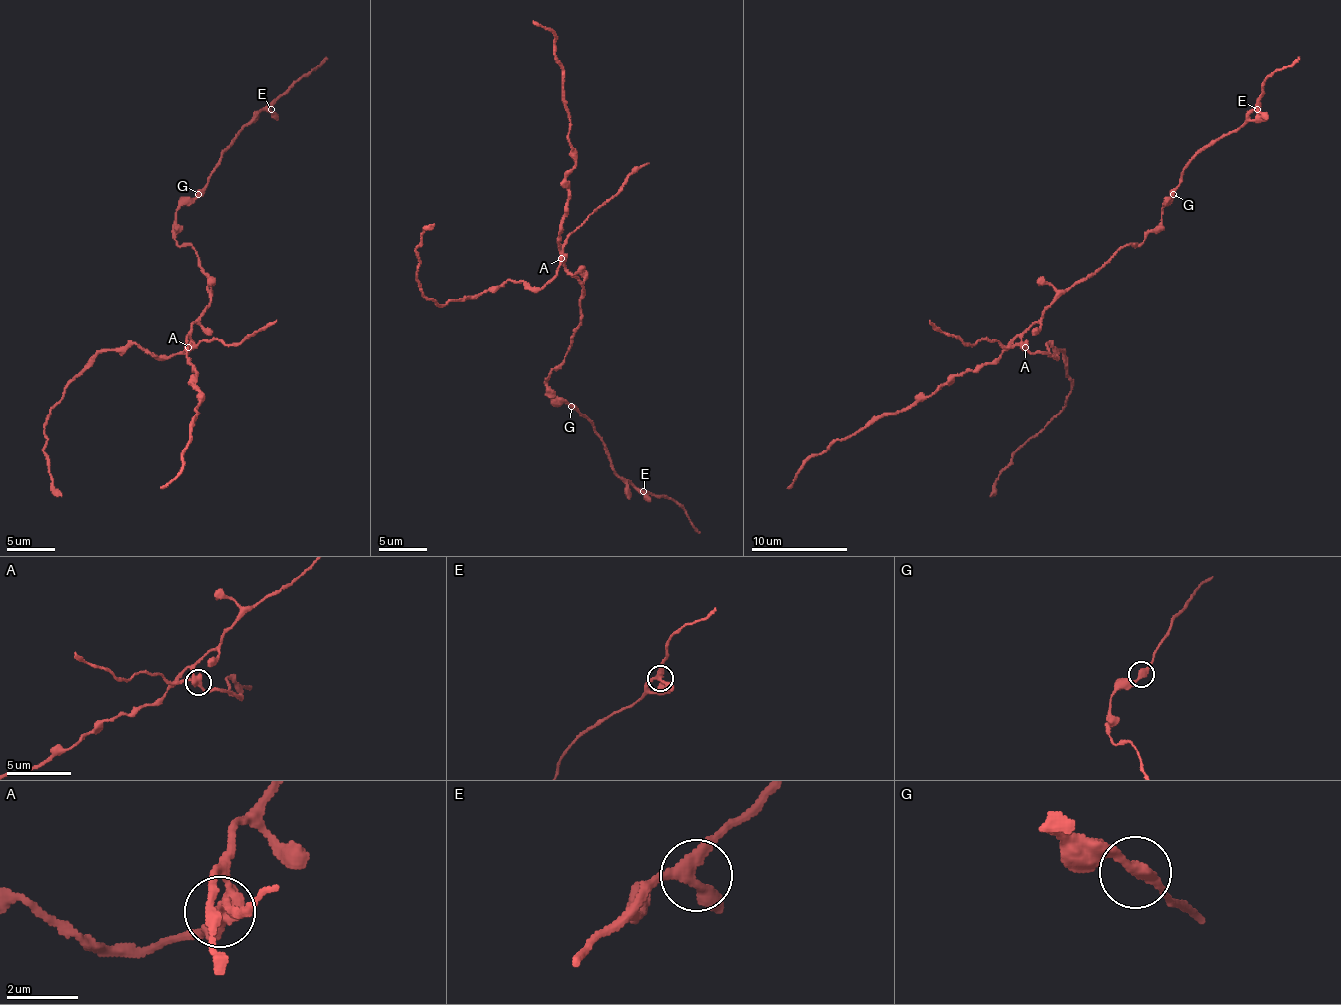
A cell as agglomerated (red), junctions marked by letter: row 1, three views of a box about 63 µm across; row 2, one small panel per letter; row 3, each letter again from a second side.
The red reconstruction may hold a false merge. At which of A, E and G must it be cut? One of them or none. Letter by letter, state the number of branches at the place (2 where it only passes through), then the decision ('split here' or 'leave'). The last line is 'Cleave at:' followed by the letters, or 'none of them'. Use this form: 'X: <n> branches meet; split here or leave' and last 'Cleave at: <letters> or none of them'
A: 3 branches meet; split here
E: 3 branches meet; leave
G: 2 branches meet; leave
Cleave at: A

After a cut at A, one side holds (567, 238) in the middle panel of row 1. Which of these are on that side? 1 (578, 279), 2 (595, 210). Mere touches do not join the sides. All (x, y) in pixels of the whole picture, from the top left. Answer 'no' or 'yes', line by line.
1: no
2: yes

